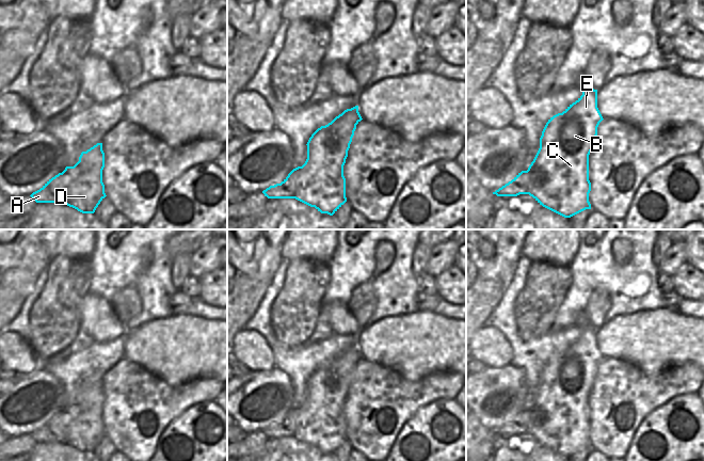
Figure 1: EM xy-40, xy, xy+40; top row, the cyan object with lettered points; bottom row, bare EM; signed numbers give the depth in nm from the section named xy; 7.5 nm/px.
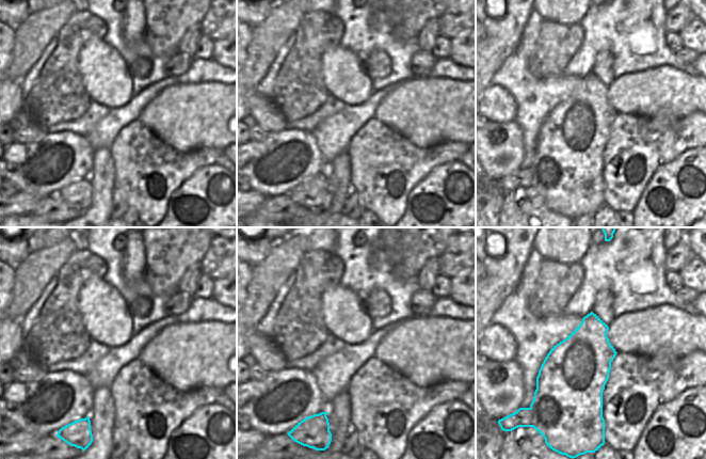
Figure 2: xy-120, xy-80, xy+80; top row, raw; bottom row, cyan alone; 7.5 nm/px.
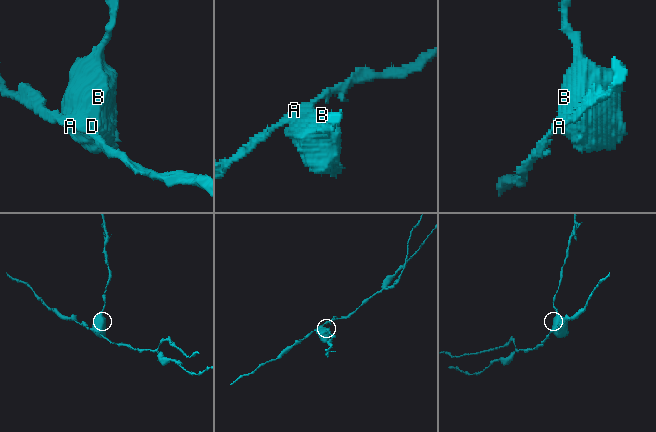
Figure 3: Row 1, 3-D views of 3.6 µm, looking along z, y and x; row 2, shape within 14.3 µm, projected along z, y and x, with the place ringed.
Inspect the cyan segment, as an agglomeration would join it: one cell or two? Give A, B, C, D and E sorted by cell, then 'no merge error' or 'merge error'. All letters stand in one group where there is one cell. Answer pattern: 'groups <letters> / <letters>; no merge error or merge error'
groups A / B C D E; merge error

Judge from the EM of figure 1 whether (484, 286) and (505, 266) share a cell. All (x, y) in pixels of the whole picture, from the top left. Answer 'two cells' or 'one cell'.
two cells

